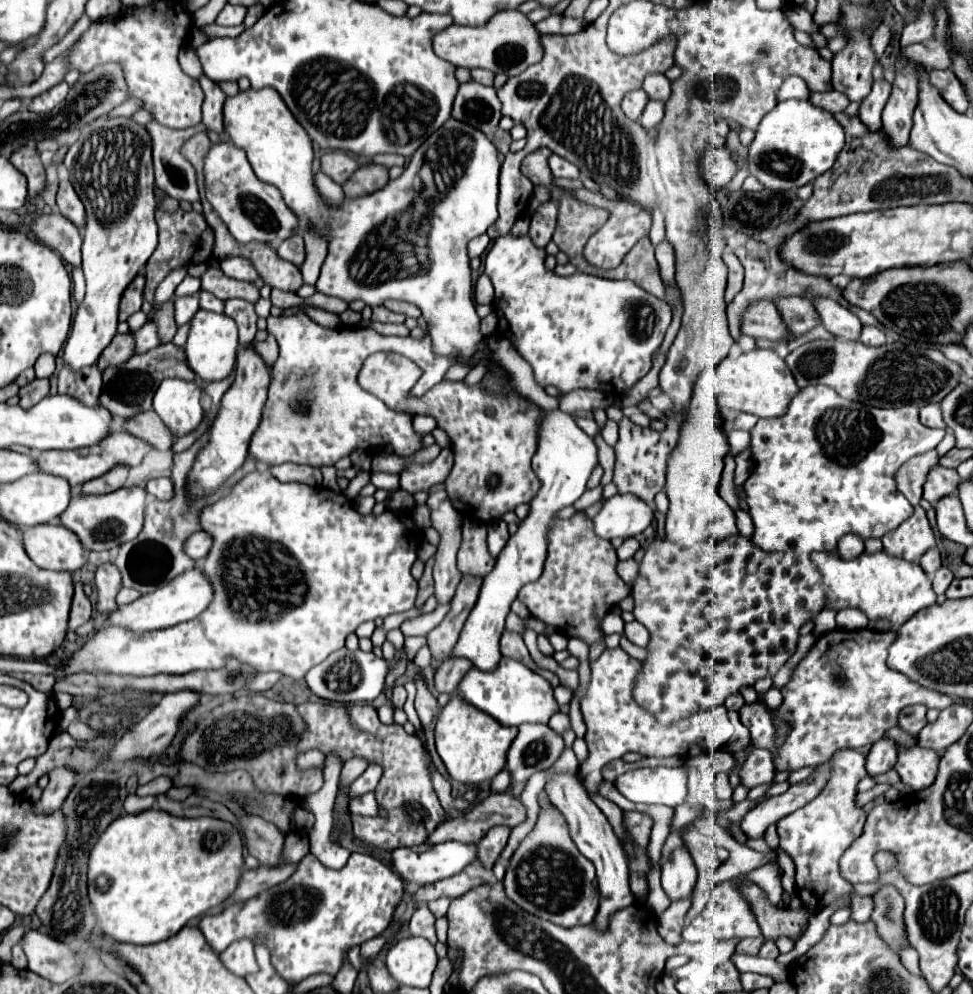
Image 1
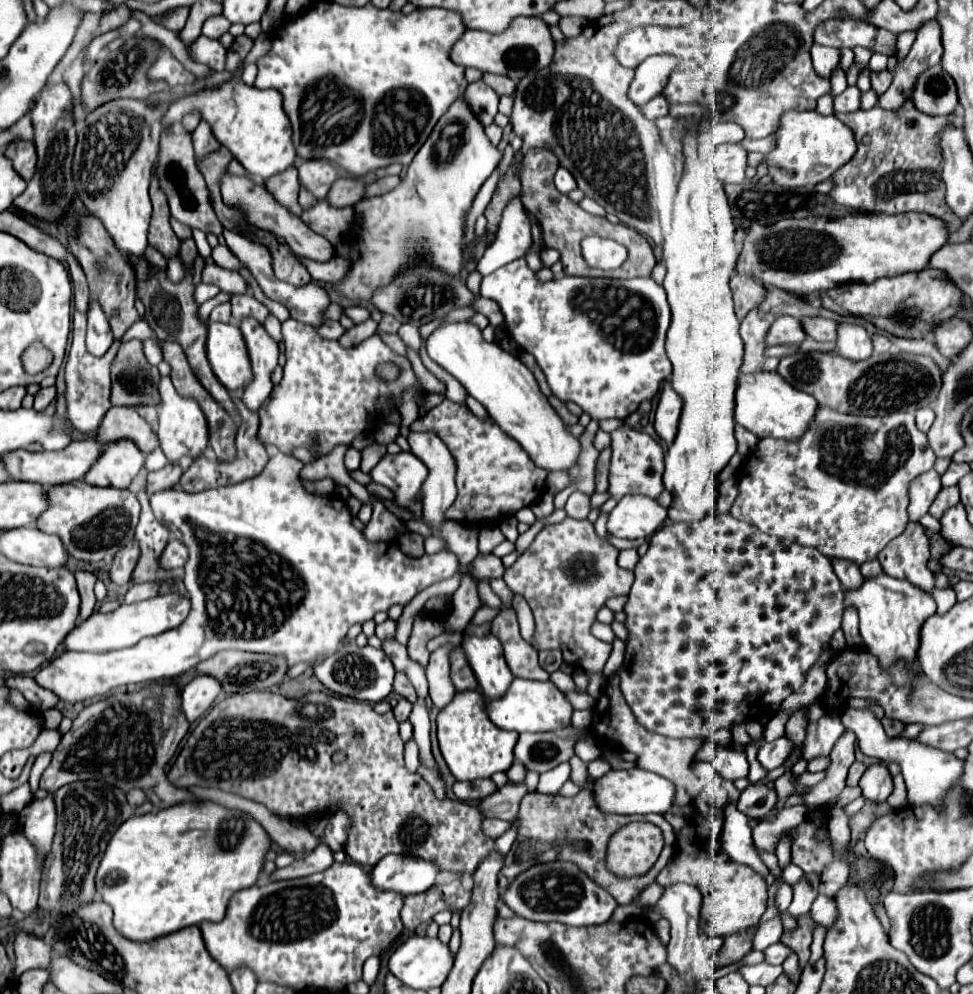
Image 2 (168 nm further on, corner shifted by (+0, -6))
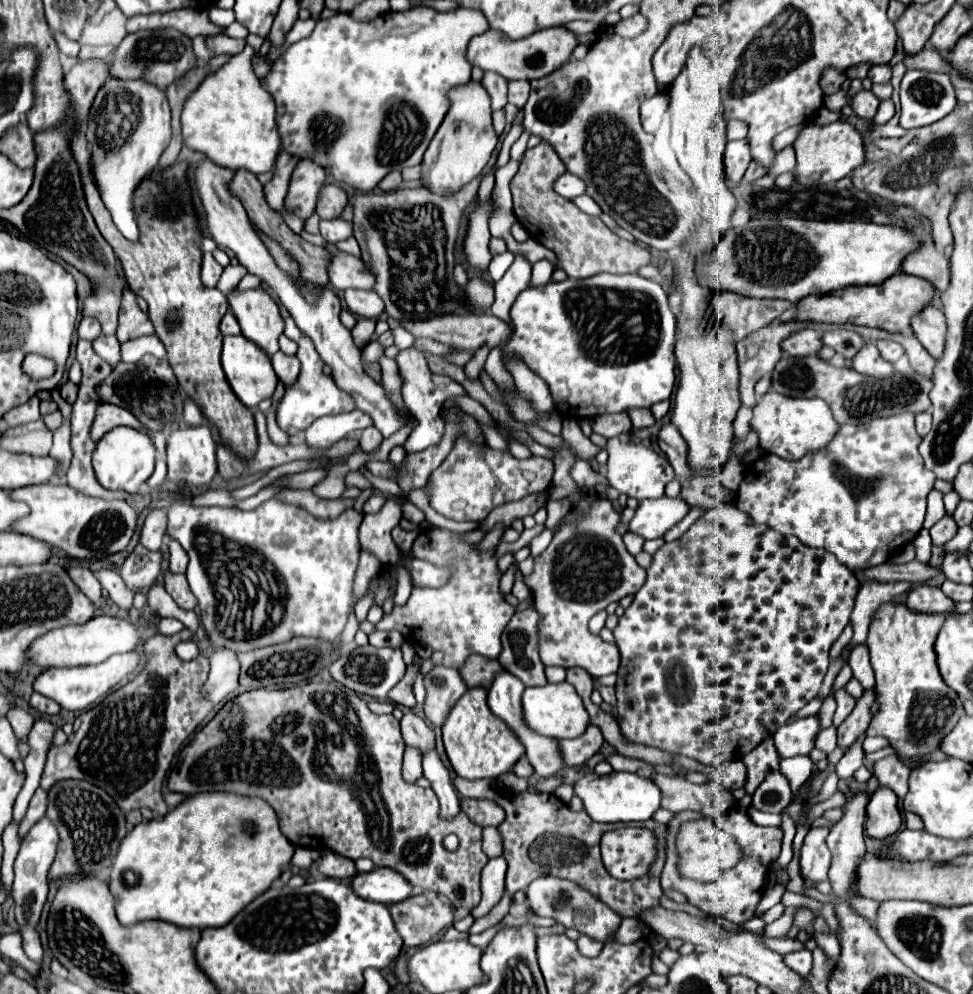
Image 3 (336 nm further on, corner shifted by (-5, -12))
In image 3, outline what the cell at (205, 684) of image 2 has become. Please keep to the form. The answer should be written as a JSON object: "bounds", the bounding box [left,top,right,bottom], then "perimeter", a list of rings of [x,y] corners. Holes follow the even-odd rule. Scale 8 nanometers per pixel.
{"bounds":[202,650,238,704],"perimeter":[[[216,650],[210,654],[210,676],[202,686],[202,698],[218,704],[238,688],[236,652]]]}

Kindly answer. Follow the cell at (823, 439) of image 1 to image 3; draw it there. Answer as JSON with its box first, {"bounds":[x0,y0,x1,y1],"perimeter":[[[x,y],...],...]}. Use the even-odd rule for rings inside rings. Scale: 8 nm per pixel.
{"bounds":[734,412,936,572],"perimeter":[[[910,412],[878,418],[870,424],[842,424],[826,448],[808,452],[798,462],[764,454],[748,464],[734,504],[756,524],[766,524],[784,536],[796,536],[806,546],[832,552],[852,572],[874,568],[888,562],[894,550],[912,542],[922,528],[926,496],[934,488],[936,476],[924,466],[918,452],[920,440]]]}

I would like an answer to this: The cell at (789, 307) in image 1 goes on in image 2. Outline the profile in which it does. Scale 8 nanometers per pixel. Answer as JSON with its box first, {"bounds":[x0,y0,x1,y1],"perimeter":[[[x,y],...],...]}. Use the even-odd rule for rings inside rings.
{"bounds":[803,318,837,342],"perimeter":[[[803,318],[803,330],[817,342],[835,342],[837,338],[837,322],[827,318]]]}

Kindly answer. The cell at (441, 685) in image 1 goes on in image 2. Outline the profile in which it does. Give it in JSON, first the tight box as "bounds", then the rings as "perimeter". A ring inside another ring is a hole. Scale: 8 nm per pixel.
{"bounds":[451,646,477,692],"perimeter":[[[461,646],[451,650],[451,680],[457,688],[457,692],[461,690],[477,690],[477,678],[465,658],[465,650],[461,650]]]}

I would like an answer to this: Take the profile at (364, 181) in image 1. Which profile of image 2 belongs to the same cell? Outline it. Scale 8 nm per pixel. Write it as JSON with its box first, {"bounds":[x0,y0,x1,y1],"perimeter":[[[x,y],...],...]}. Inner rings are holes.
{"bounds":[325,178,365,208],"perimeter":[[[337,178],[337,182],[333,182],[333,186],[329,188],[329,194],[325,196],[325,200],[331,206],[339,206],[339,208],[355,206],[361,200],[363,190],[365,190],[365,186],[361,180]]]}

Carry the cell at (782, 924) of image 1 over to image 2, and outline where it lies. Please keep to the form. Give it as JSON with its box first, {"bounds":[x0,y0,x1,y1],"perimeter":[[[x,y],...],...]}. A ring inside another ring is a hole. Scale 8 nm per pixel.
{"bounds":[781,914,813,968],"perimeter":[[[807,914],[807,916],[799,916],[797,922],[799,922],[799,928],[797,928],[795,932],[787,932],[787,930],[785,930],[783,936],[781,936],[781,942],[795,950],[795,954],[799,956],[799,962],[801,962],[799,965],[801,968],[804,968],[805,964],[809,962],[809,956],[811,956],[809,946],[811,946],[813,918],[811,918],[811,914]]]}

